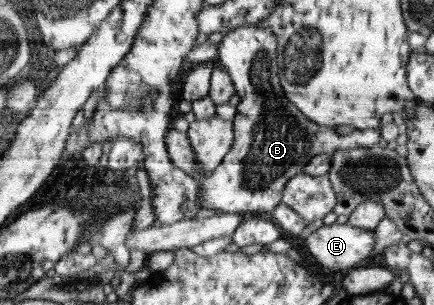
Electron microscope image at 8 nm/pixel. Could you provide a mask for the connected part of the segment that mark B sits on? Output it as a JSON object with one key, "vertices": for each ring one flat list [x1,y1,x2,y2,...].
{"vertices":[[246,24,239,28,232,28,217,45,217,59,226,70,236,94,240,96,240,102,236,106,236,114,233,121,234,141,230,151,224,157,224,161,201,183,201,209,219,211,223,214,239,214,240,216,258,215,259,213,271,213,282,203,283,189,287,181,295,175,302,173,304,166,312,157,320,154,332,155,336,150,348,150,354,147,370,147,378,144,382,135,380,128,354,130,350,135,337,134,334,128,318,125,310,121,300,109,294,105,285,95,285,91,278,77,277,57,279,56,279,44,276,41,276,33,272,32,264,24]]}

